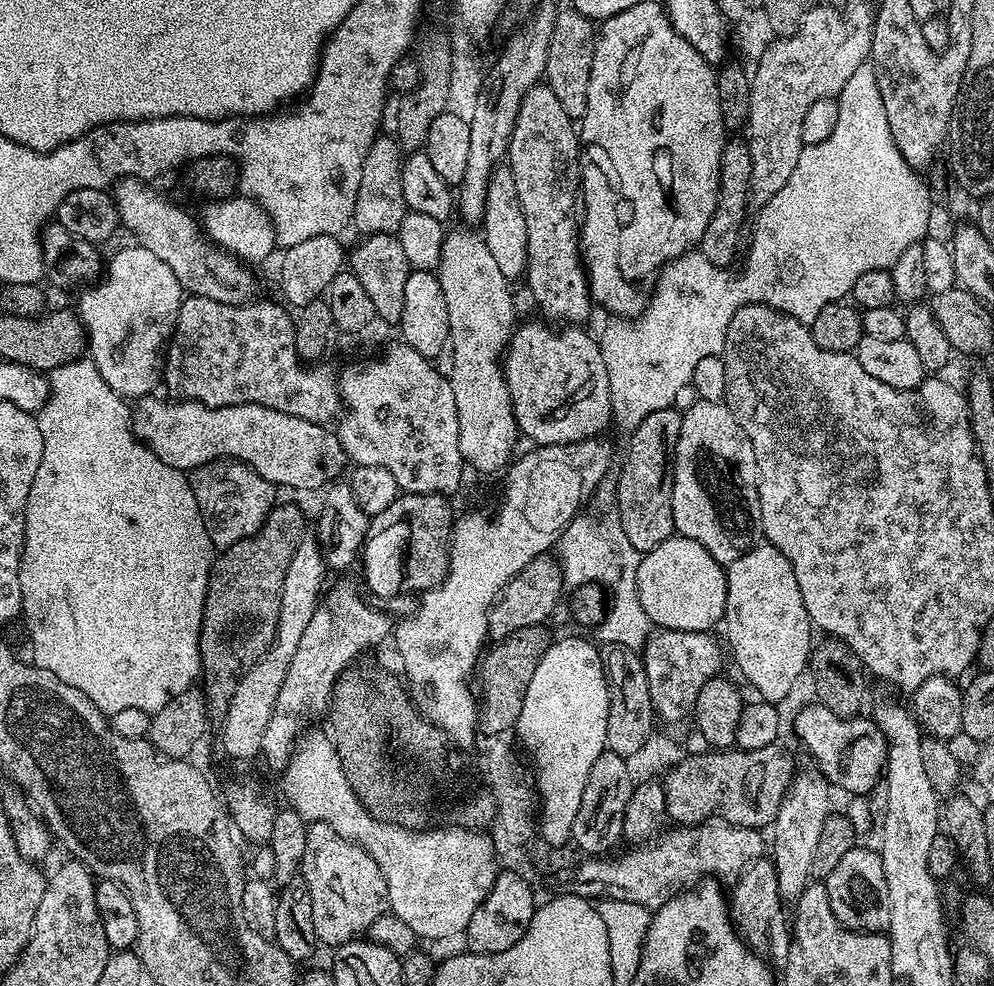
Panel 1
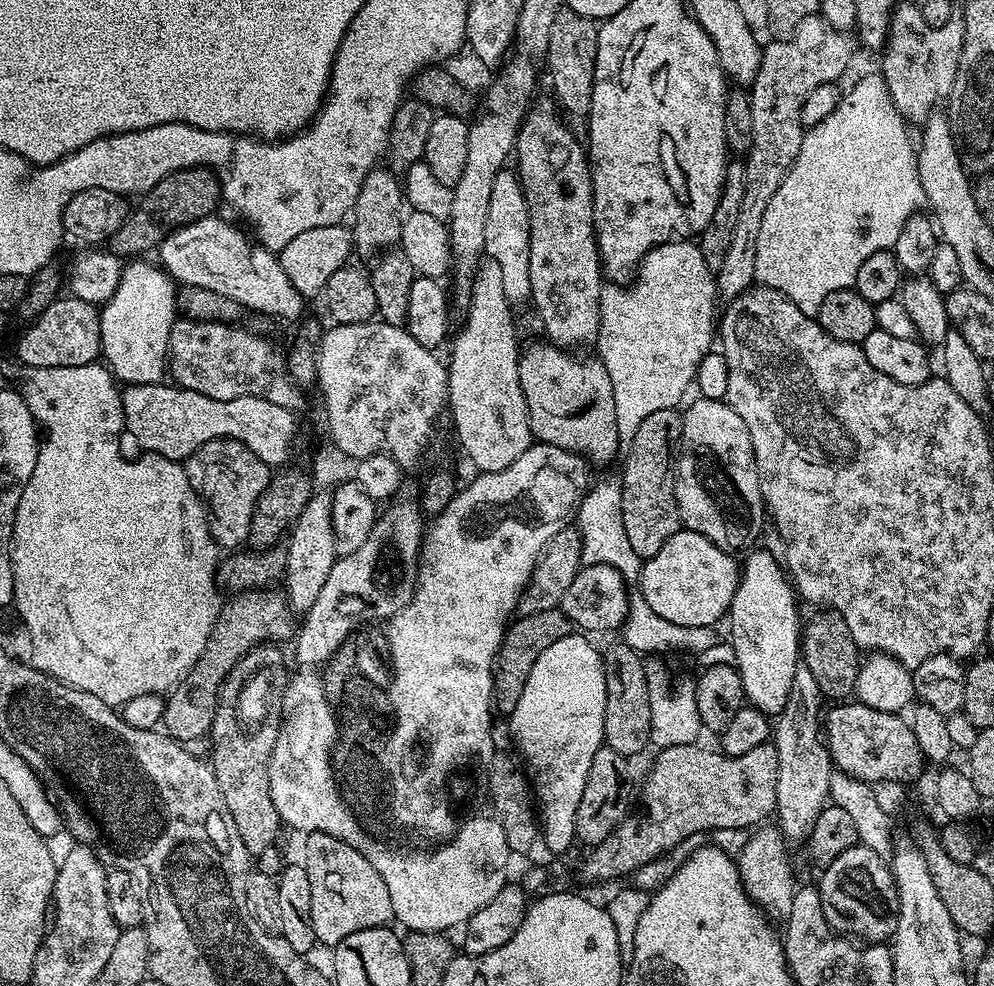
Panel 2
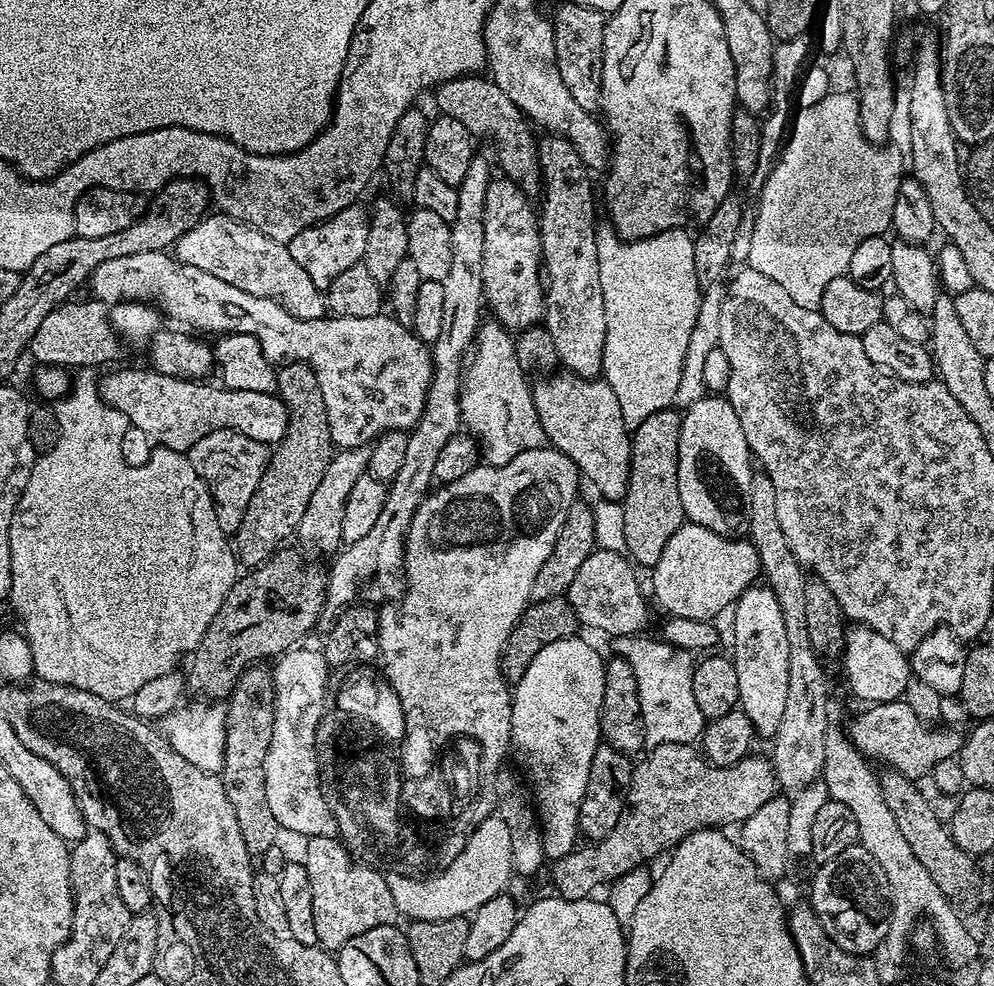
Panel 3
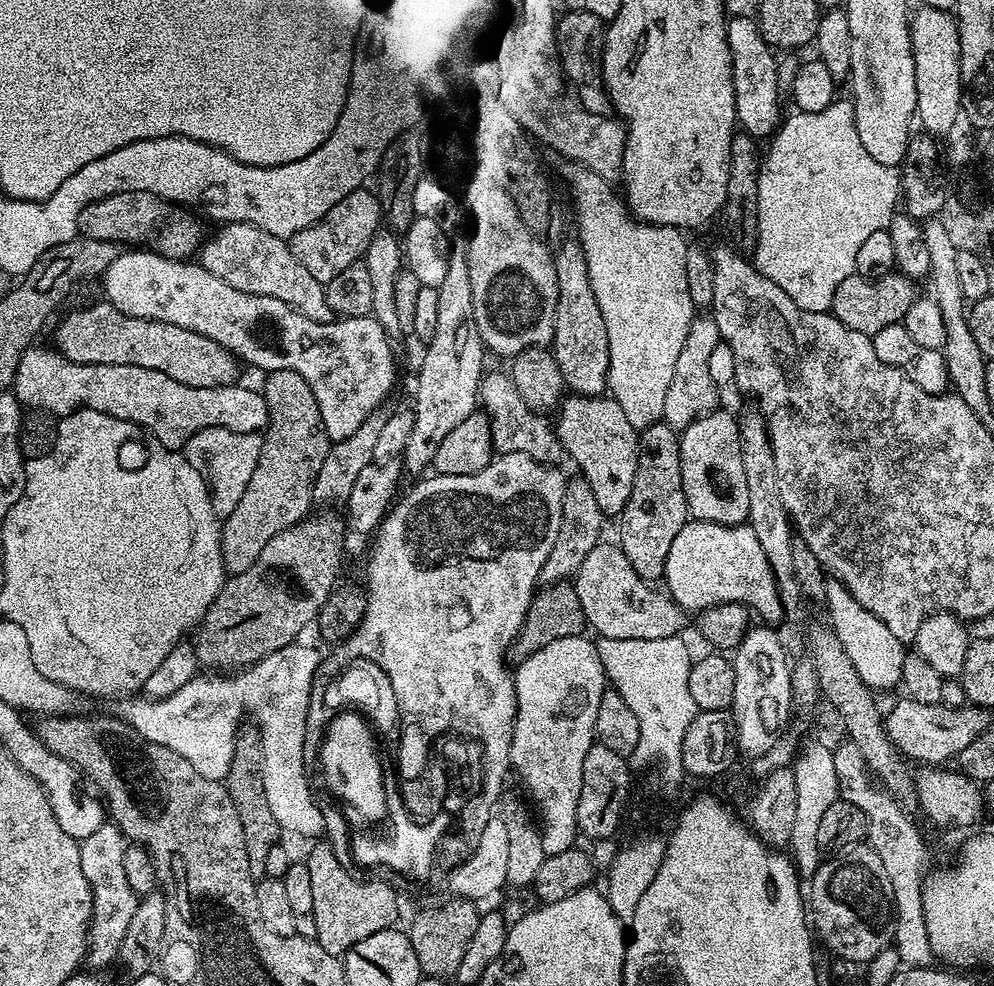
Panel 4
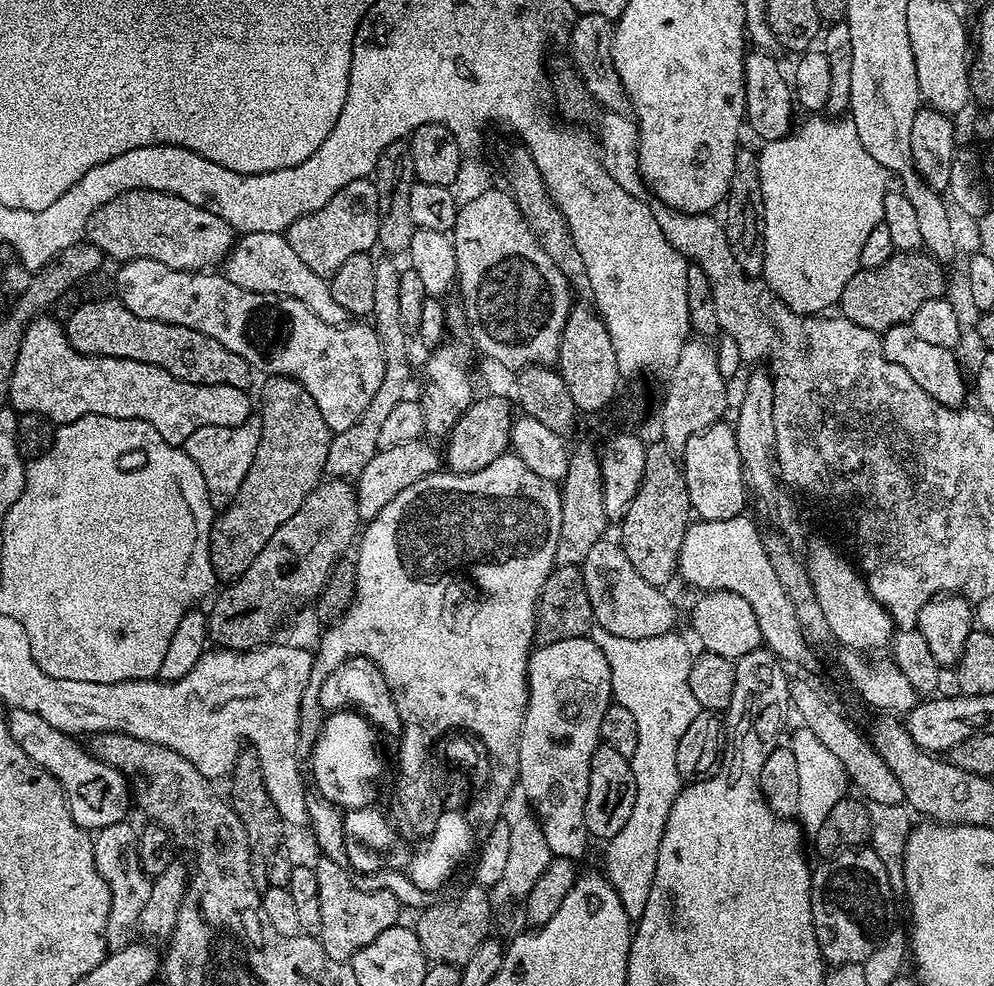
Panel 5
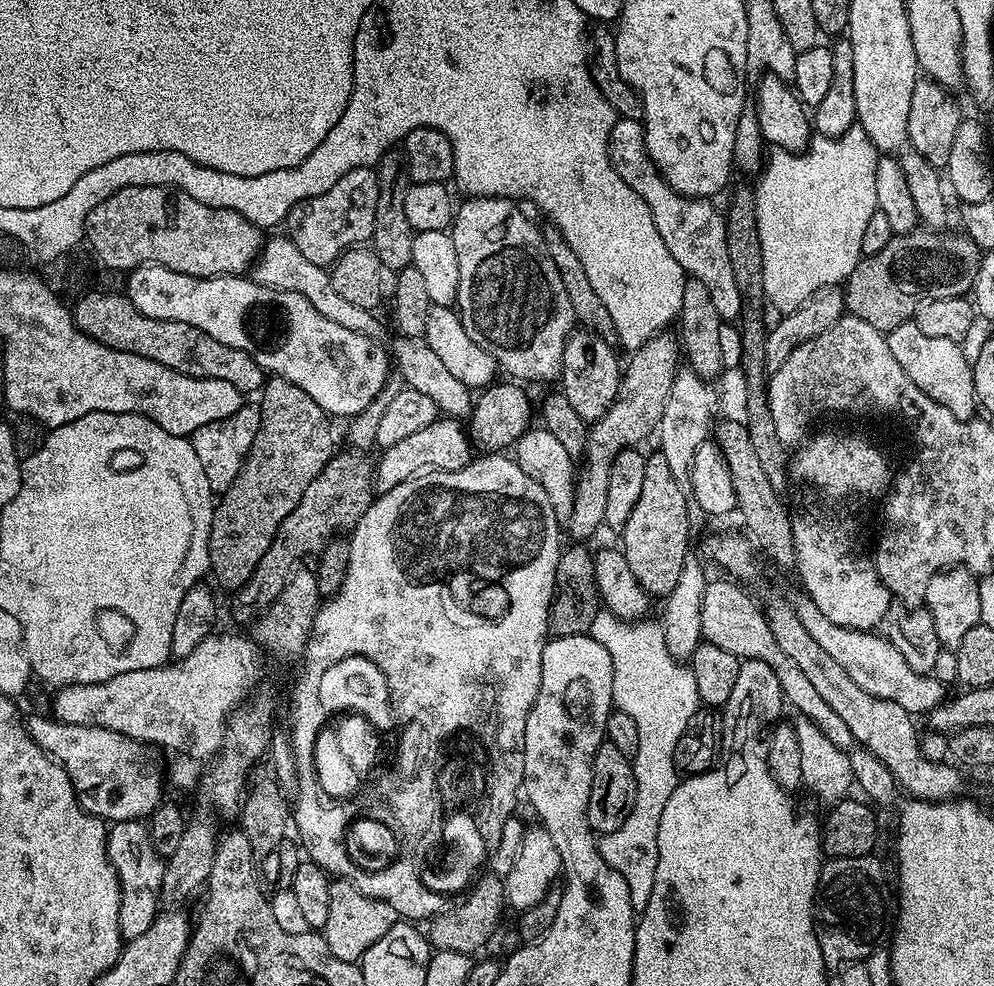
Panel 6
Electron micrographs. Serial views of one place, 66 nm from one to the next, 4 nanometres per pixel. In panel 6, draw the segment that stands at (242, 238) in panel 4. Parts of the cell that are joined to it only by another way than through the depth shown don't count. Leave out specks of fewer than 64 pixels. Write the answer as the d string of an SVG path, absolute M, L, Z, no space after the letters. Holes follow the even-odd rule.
M280 234L273 240L268 238L263 241L263 248L251 266L250 276L257 284L267 288L302 294L302 298L306 298L306 302L310 302L310 306L314 306L314 310L318 310L318 314L330 318L330 322L338 322L338 326L346 326L346 330L354 330L354 334L380 338L384 332L379 318L376 317L377 313L370 308L354 306L347 298L342 298L342 294L338 294L338 290L334 290L334 282L329 269L314 266L314 262L305 258L299 252L298 246L294 246L294 242L289 240L287 235Z

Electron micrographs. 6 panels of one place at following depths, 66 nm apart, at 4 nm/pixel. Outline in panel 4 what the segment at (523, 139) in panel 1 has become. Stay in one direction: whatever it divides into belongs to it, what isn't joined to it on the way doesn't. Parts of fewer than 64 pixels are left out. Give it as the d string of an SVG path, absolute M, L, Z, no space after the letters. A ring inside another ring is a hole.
M579 239L568 240L560 249L555 249L556 281L558 282L558 310L556 325L550 351L556 357L558 368L562 372L564 387L569 393L578 396L602 396L608 387L608 371L610 370L610 346L606 338L606 322L602 322L602 310L598 310L596 289L590 282L587 260Z

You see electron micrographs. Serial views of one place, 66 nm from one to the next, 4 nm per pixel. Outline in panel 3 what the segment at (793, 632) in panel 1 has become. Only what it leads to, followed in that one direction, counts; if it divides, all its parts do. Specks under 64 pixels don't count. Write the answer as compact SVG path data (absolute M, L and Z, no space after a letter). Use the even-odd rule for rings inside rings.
M760 587L748 588L734 605L731 615L732 628L736 631L736 649L730 652L730 658L738 670L738 708L750 718L757 737L772 738L782 722L782 710L786 710L790 642L786 642L786 622L782 620L778 598L770 587Z

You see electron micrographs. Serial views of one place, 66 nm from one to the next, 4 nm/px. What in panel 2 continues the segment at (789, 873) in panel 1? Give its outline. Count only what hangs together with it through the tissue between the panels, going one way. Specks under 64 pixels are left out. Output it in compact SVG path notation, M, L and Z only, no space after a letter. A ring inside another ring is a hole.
M805 666L797 667L784 711L774 724L774 743L778 754L778 790L775 819L784 839L807 841L818 814L829 803L832 756L822 735L822 695L818 682Z

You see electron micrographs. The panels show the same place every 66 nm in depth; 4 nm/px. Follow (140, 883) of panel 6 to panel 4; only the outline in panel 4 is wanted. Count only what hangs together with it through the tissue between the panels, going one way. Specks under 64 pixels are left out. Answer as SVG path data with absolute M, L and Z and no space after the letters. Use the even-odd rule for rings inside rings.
M105 822L90 834L90 838L79 841L82 858L82 874L86 874L86 882L92 888L92 919L88 921L87 963L93 969L104 970L111 960L120 955L120 947L126 938L126 929L130 926L130 918L134 914L138 897L126 880L124 855L129 841L117 824Z

